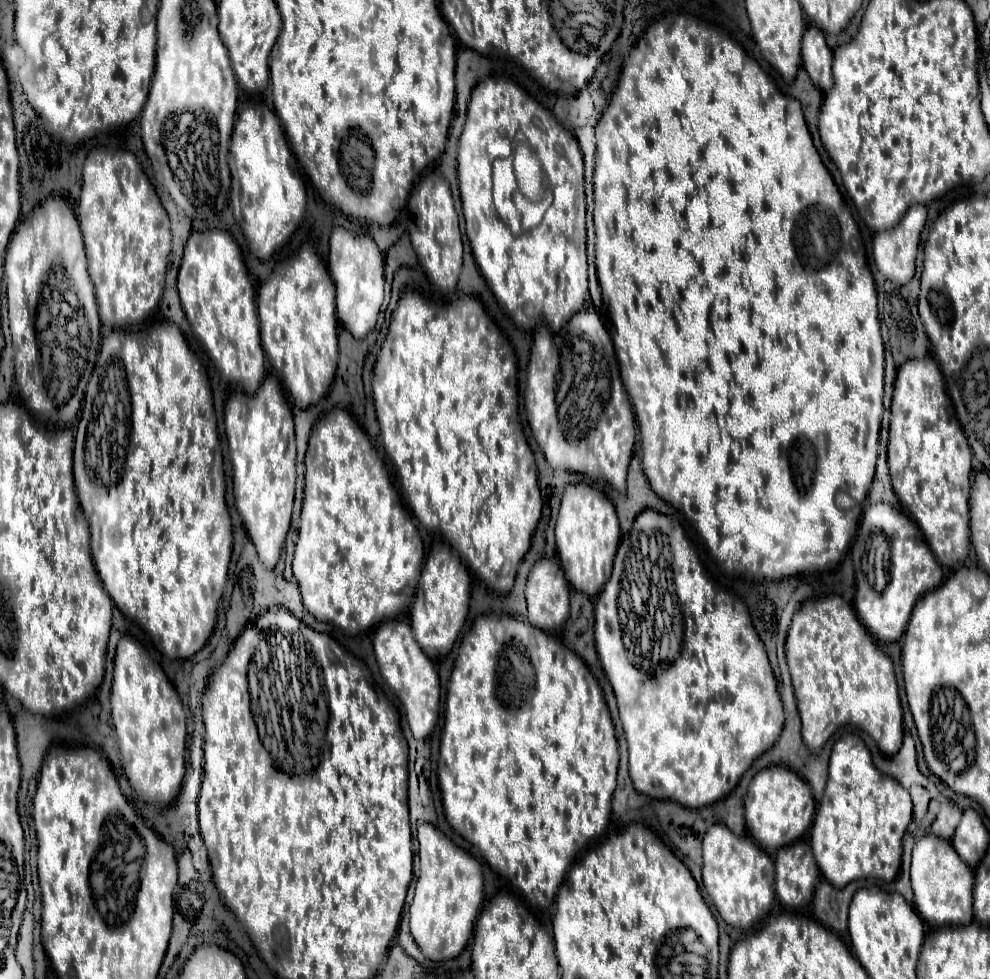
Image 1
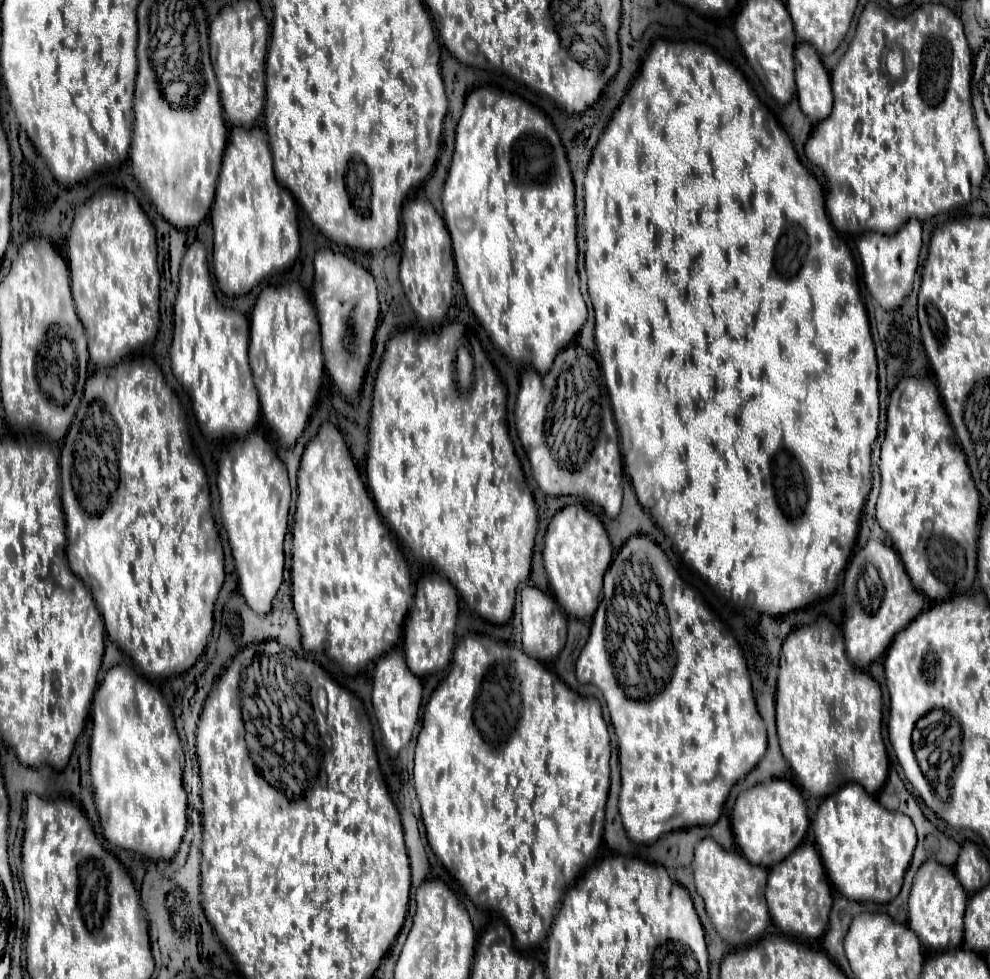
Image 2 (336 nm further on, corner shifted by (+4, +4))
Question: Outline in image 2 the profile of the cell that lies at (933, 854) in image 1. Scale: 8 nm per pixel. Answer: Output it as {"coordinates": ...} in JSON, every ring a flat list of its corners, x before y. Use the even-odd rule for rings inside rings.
{"coordinates":[[926,860,916,872,910,888,908,926,926,948,940,952,954,950,962,944,966,902,968,902,968,894,964,892,964,888,960,888,954,870,944,868,944,864,936,864,936,860]]}

